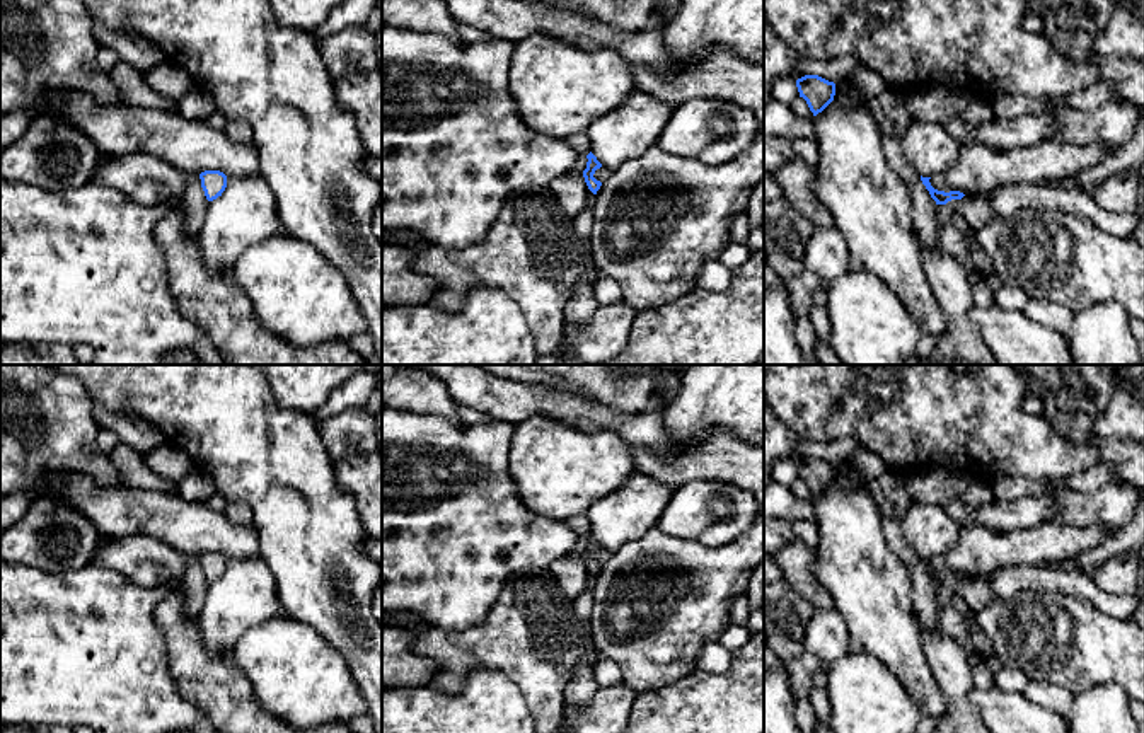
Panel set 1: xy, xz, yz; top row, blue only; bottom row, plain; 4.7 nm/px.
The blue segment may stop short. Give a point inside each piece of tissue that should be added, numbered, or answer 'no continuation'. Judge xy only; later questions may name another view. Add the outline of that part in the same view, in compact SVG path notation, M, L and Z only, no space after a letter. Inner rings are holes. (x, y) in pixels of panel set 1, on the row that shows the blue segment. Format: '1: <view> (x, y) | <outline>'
no continuation

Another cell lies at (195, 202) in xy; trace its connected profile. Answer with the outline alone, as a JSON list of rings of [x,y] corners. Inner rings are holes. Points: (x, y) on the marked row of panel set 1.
[[[188,174],[188,186],[182,196],[186,210],[186,234],[199,237],[199,230],[206,215],[208,199],[201,188],[199,174]]]

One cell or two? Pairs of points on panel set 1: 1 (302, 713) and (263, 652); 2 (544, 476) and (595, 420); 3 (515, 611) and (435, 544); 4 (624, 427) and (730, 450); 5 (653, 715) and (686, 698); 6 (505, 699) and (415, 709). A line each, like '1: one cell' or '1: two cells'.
1: one cell
2: two cells
3: two cells
4: one cell
5: one cell
6: one cell

